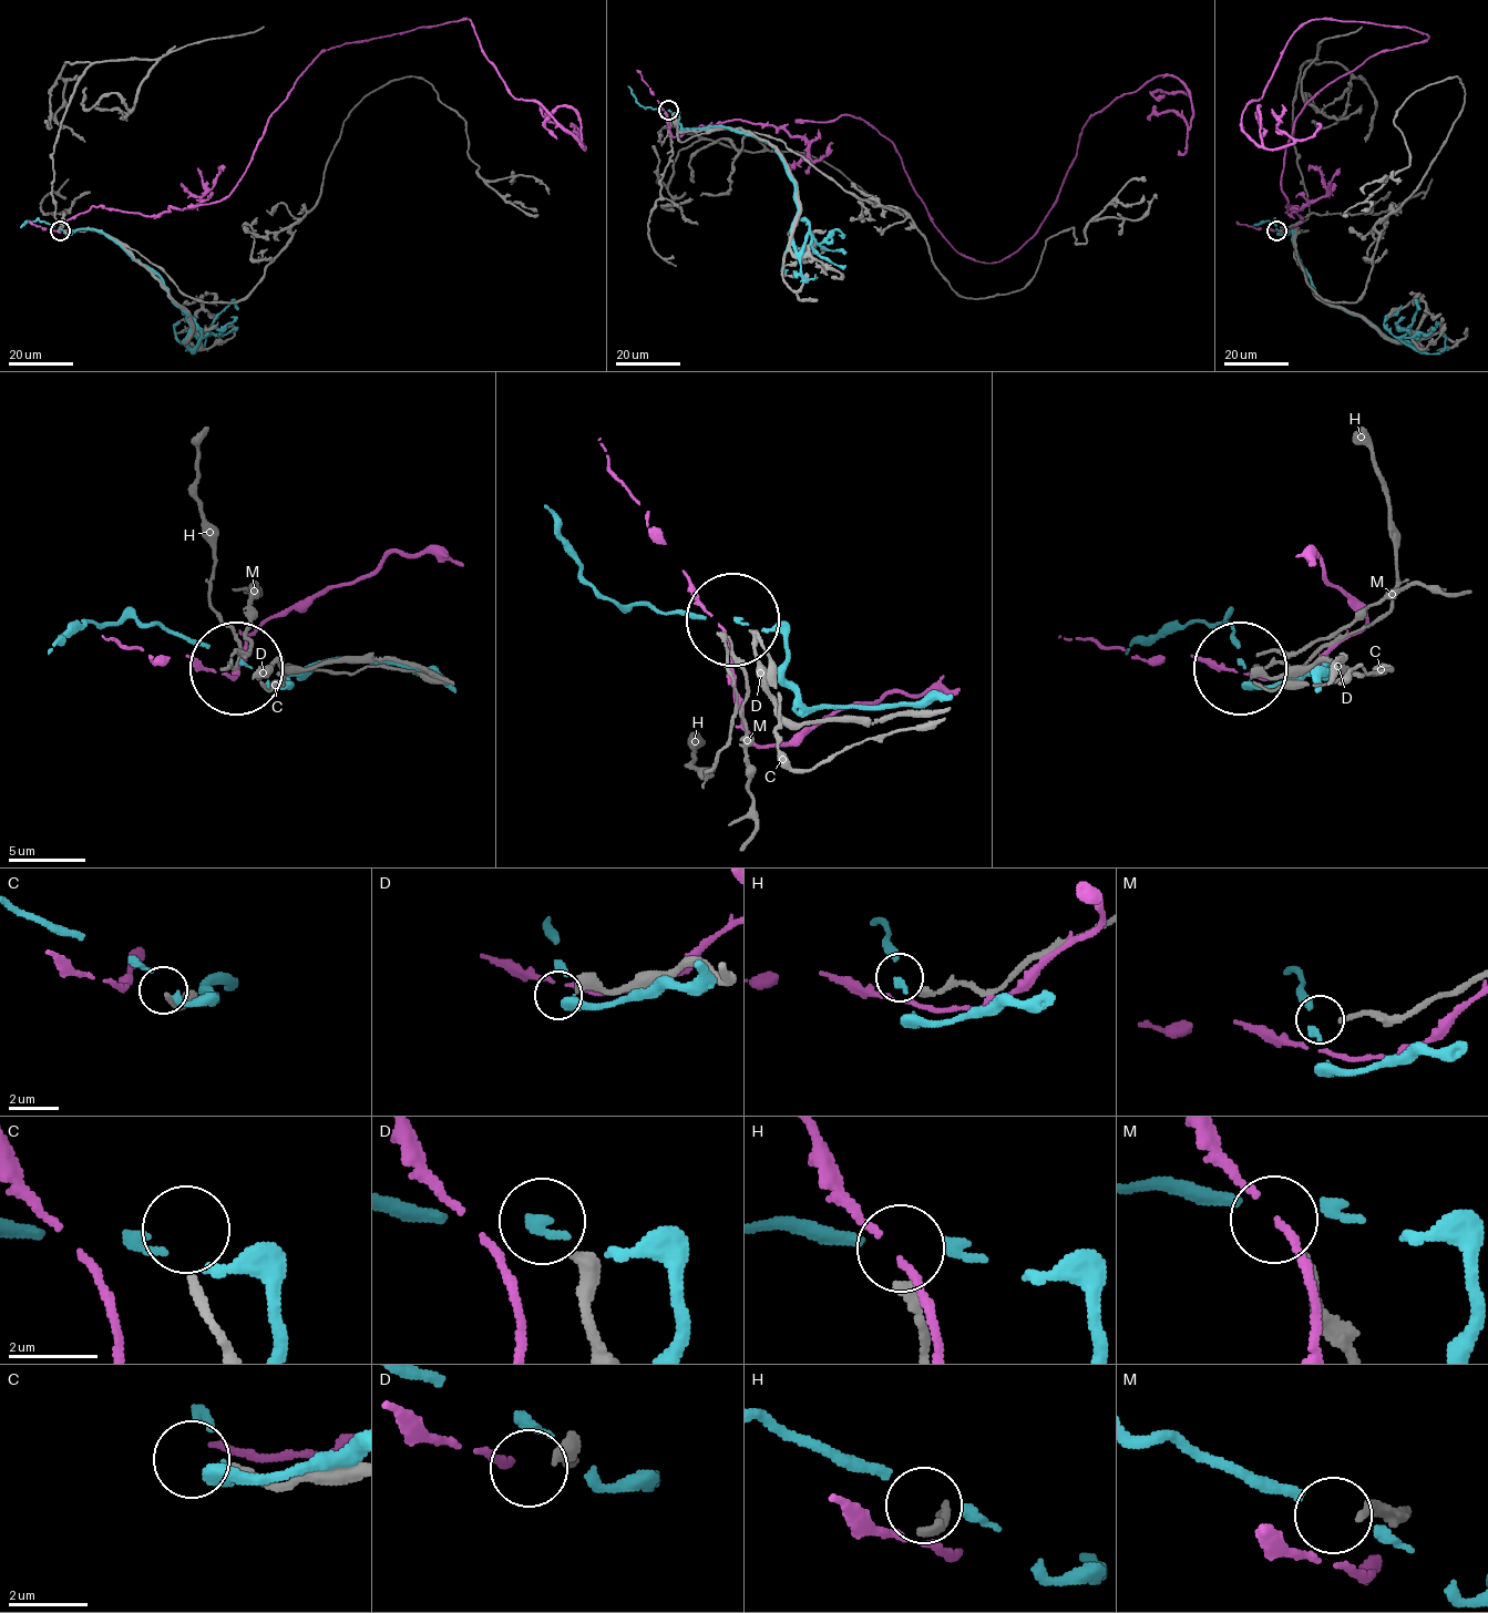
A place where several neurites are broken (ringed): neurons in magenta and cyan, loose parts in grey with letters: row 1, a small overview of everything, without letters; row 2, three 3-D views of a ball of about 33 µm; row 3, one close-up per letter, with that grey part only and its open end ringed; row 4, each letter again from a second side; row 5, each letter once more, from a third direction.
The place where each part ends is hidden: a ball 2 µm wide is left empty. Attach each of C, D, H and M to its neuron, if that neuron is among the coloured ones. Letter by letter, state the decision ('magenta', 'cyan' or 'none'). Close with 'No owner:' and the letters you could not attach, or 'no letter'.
C: none
D: none
H: none
M: none
No owner: C, D, H, M

